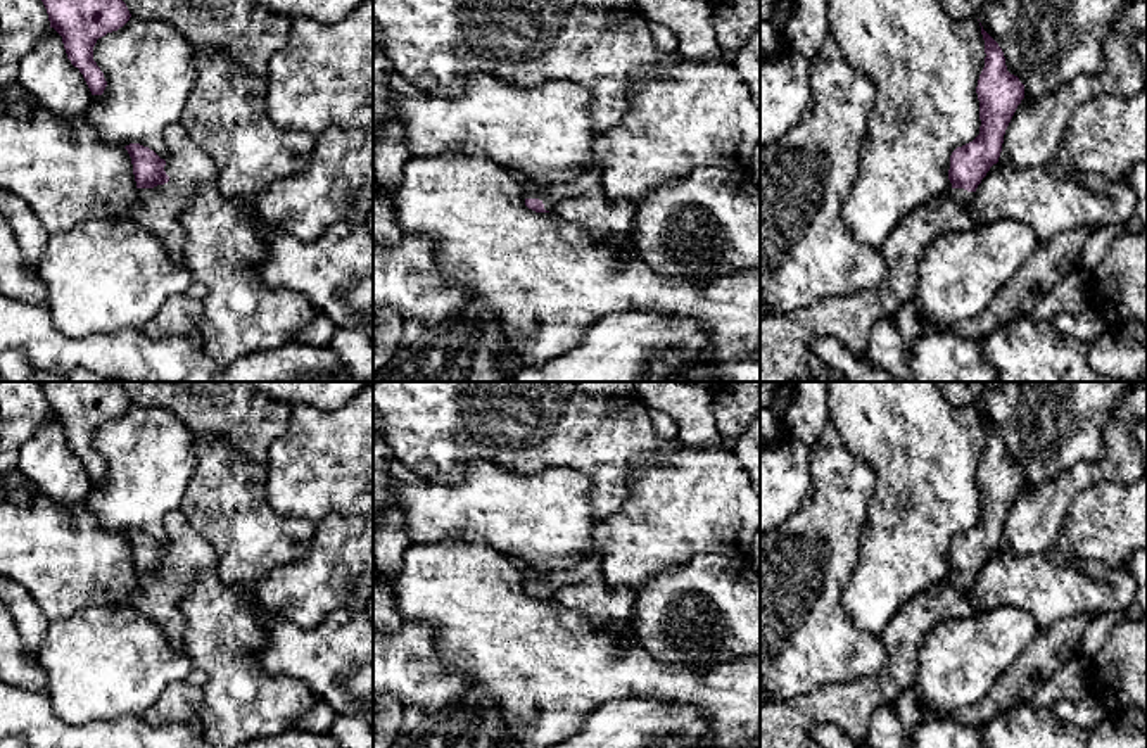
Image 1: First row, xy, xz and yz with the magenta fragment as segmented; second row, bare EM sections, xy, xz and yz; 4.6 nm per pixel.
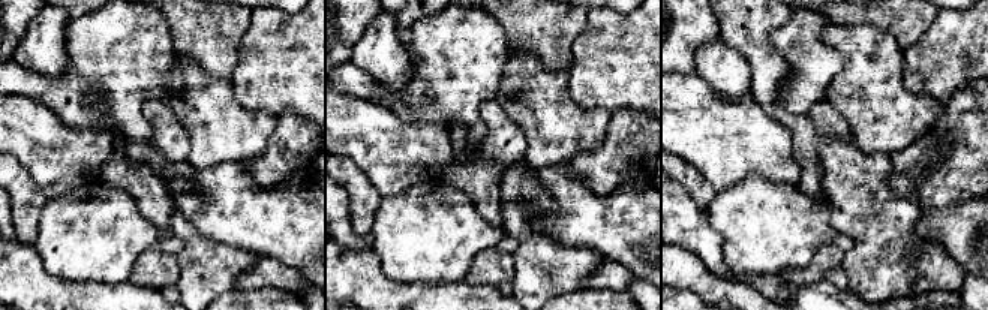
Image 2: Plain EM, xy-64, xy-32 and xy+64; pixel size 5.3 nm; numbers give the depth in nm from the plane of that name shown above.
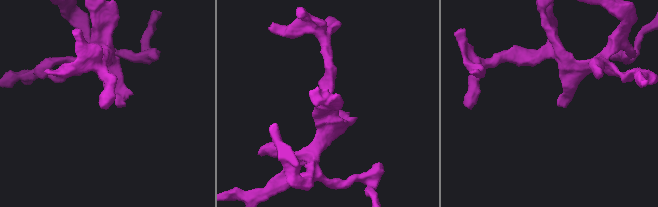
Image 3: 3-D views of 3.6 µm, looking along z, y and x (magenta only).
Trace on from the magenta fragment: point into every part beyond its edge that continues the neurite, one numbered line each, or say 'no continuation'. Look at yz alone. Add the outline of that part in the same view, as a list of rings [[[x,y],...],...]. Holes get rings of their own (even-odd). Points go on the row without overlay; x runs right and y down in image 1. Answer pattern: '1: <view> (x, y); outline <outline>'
1: yz (783, 722); outline [[[952,575],[907,601],[879,634],[888,662],[872,675],[822,684],[793,700],[760,705],[760,748],[821,748],[810,736],[817,724],[834,724],[853,739],[865,739],[879,705],[893,705],[917,681],[917,650],[922,639],[950,618],[973,617],[974,579]]]

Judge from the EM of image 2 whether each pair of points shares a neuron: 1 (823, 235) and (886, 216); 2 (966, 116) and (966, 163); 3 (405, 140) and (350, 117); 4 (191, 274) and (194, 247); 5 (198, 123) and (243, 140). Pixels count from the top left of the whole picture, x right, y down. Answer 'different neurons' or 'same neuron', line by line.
1: different neurons
2: same neuron
3: same neuron
4: same neuron
5: same neuron

